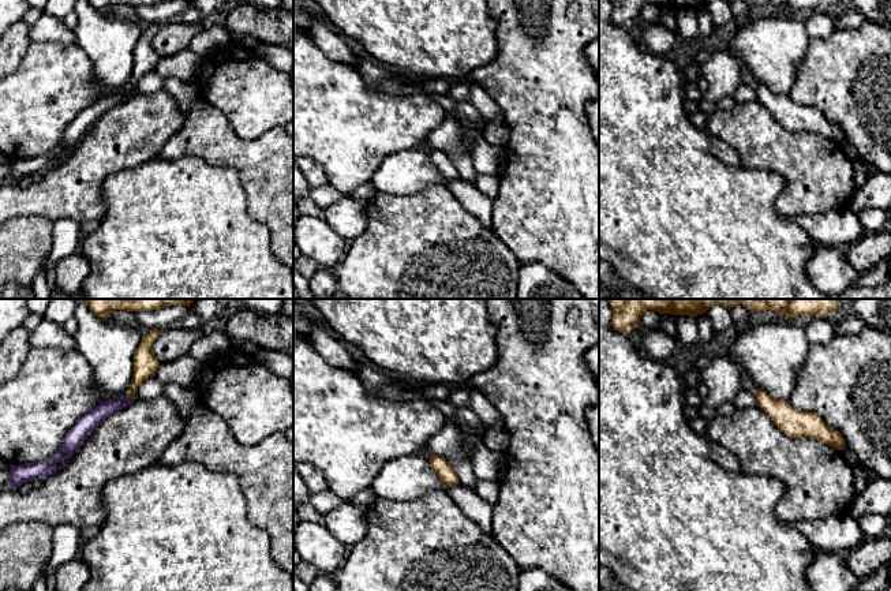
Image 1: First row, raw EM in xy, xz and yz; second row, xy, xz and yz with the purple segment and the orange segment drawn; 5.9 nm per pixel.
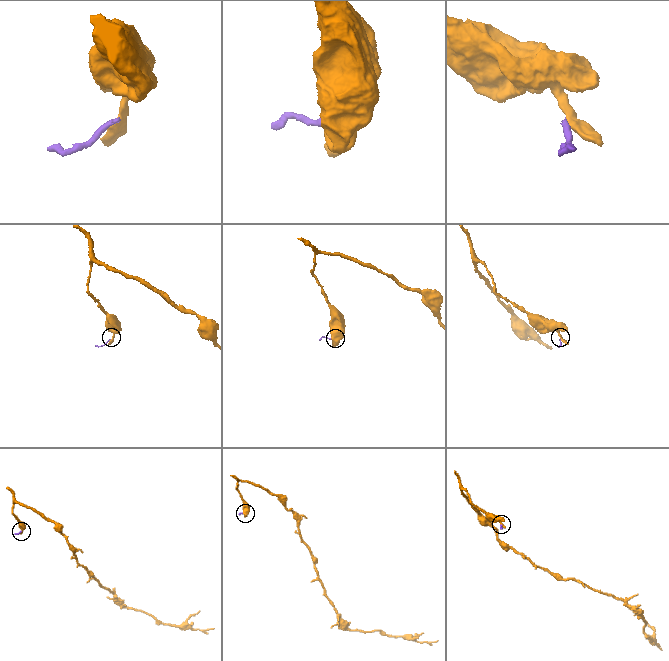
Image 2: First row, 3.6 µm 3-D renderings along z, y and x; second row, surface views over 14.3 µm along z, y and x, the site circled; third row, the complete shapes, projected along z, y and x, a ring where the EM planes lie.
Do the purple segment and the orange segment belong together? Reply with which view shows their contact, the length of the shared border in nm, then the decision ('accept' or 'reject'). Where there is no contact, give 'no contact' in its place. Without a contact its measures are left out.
xy | 60 nm | reject

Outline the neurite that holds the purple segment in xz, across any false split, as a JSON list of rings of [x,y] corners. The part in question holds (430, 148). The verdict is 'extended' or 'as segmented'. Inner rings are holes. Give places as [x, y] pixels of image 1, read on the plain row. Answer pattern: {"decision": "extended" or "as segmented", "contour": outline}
{"decision": "extended", "contour": [[[445,119],[431,134],[422,141],[426,149],[443,150],[453,165],[458,171],[458,177],[472,186],[475,182],[476,171],[472,164],[471,154],[465,150],[463,143],[463,127],[456,119]]]}

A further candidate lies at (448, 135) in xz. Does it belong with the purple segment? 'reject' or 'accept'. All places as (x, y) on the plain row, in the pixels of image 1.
accept

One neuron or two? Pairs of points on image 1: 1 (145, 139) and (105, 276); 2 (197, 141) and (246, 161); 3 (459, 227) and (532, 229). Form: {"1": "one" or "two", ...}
{"1": "two", "2": "one", "3": "two"}

